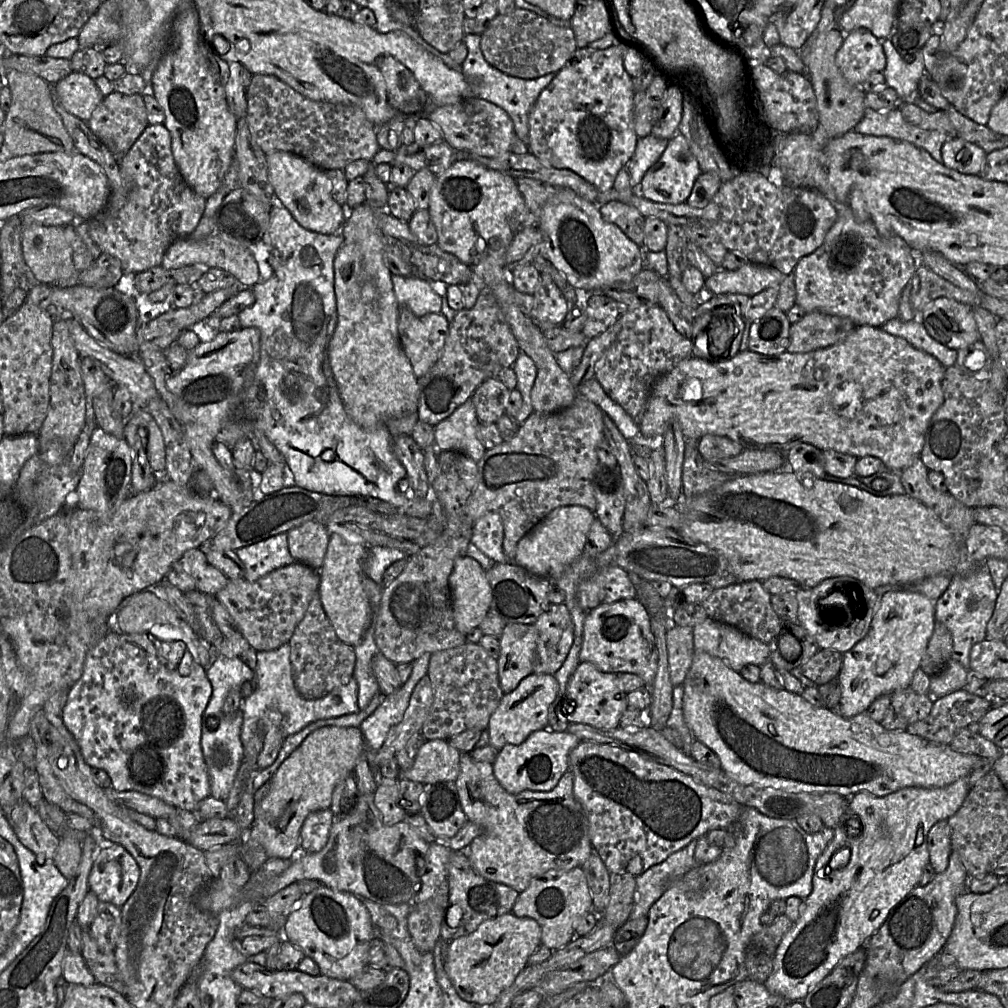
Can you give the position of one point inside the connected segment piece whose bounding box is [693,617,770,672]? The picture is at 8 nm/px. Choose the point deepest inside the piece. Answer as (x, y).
(737, 649)

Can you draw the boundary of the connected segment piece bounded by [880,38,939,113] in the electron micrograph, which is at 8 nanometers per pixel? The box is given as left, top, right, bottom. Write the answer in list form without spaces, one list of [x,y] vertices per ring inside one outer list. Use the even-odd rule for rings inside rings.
[[[880,39],[886,56],[886,66],[882,71],[886,85],[895,89],[898,94],[899,103],[914,102],[918,107],[922,107],[927,113],[939,111],[934,106],[923,101],[918,93],[918,83],[926,75],[922,50],[917,51],[915,60],[911,64],[903,61],[894,48],[890,39]]]

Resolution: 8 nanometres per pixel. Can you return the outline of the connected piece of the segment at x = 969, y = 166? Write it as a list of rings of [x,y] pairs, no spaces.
[[[954,137],[942,147],[942,163],[950,169],[966,175],[979,175],[986,153],[977,143]]]

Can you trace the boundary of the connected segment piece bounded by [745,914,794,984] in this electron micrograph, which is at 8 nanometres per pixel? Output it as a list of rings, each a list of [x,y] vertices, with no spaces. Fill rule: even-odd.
[[[782,914],[770,925],[752,936],[745,949],[748,978],[764,984],[773,971],[777,948],[794,923]]]

